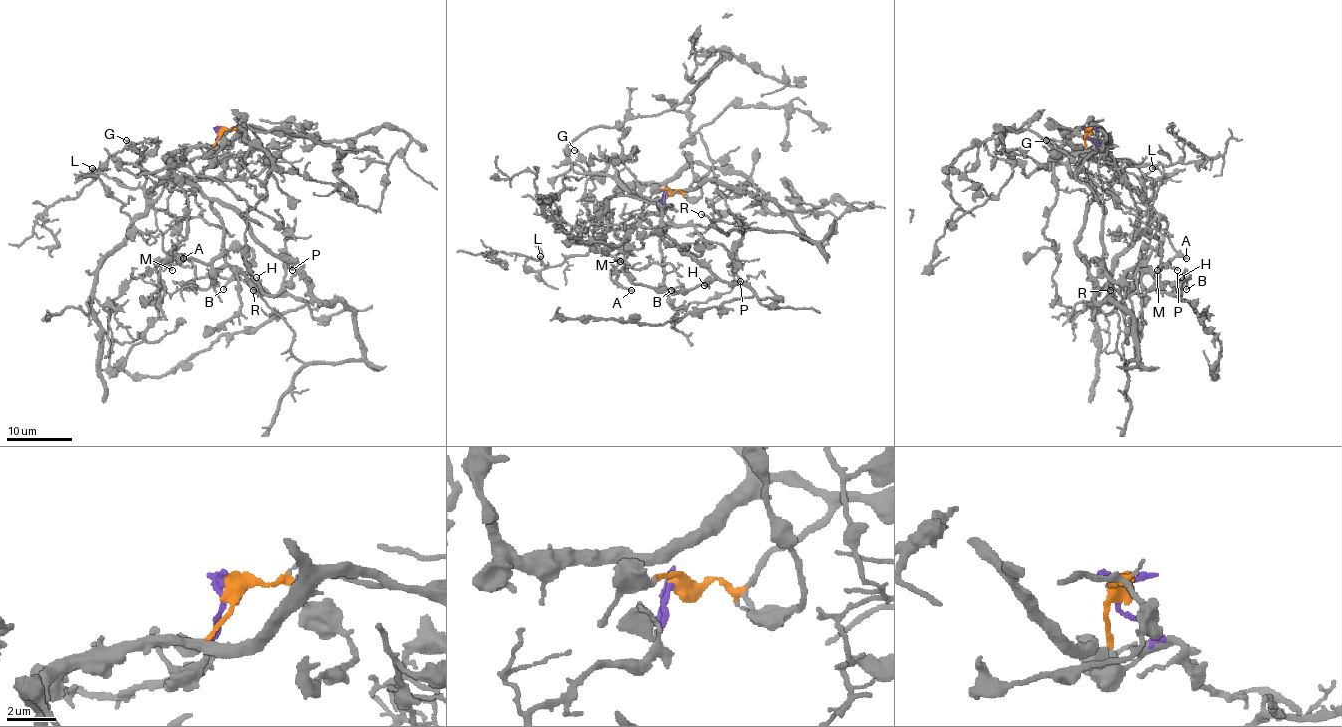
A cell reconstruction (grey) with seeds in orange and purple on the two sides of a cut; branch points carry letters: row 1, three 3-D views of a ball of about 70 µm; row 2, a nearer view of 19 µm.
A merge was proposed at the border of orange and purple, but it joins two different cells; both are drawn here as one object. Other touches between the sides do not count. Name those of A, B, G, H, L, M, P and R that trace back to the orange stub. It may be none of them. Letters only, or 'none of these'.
B, G, H, P, R

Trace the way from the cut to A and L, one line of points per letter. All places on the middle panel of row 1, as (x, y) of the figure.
A: (666, 192), (658, 212), (628, 227), (625, 243), (602, 251), (627, 264), (610, 278), (632, 291)
L: (666, 192), (663, 207), (628, 227), (630, 238), (620, 246), (569, 255), (554, 266), (546, 266), (539, 256)

